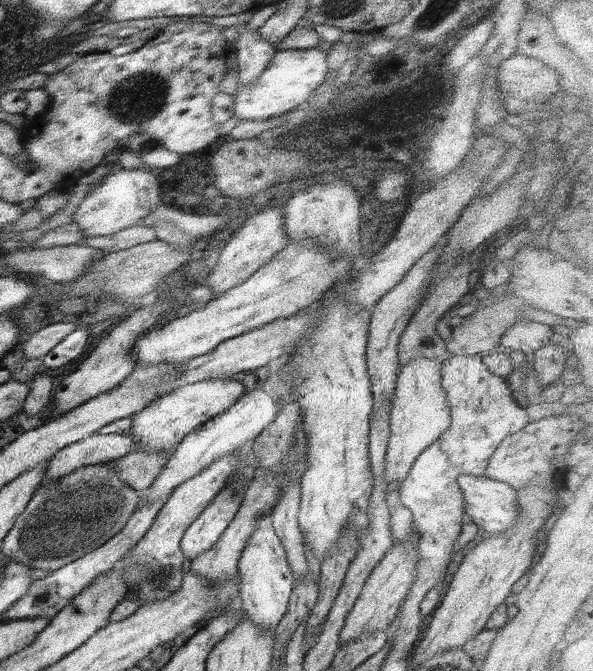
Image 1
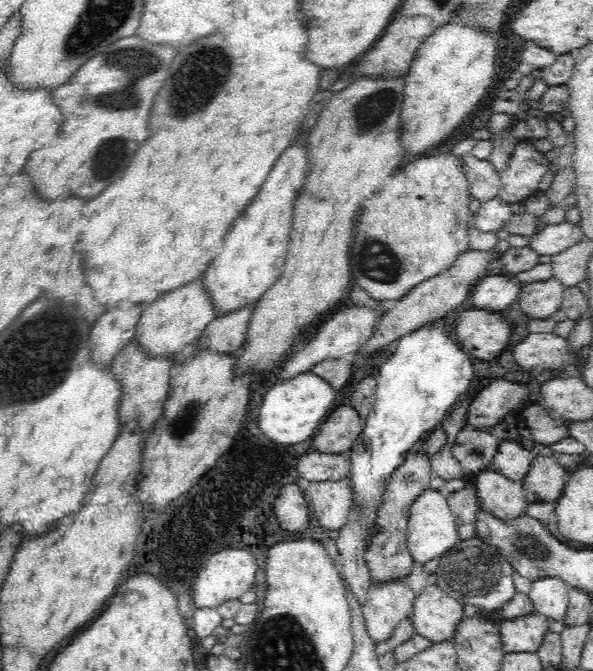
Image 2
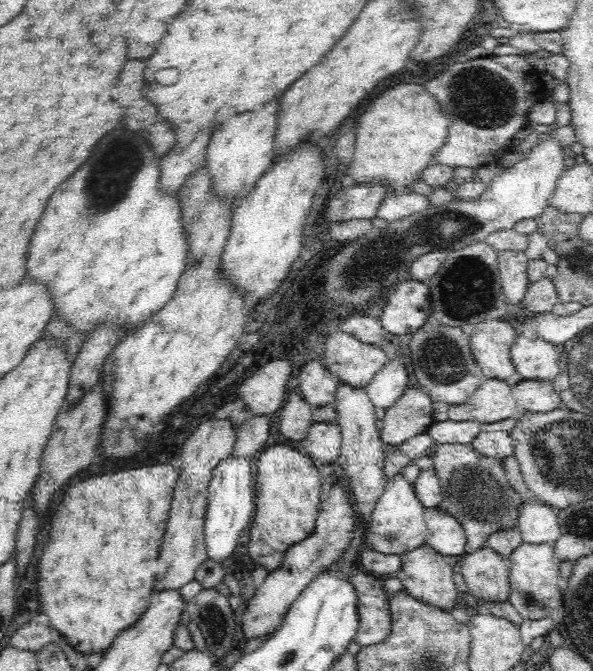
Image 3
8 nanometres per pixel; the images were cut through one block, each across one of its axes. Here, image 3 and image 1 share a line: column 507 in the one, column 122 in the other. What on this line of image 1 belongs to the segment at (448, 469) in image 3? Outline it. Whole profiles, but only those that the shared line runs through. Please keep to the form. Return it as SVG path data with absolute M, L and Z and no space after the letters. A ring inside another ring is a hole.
M110 463L83 466L63 477L44 479L23 513L19 514L14 526L1 540L2 552L8 558L24 563L26 566L52 572L65 564L74 562L77 558L82 558L116 536L140 505L140 500L142 500L140 491L124 483Z

